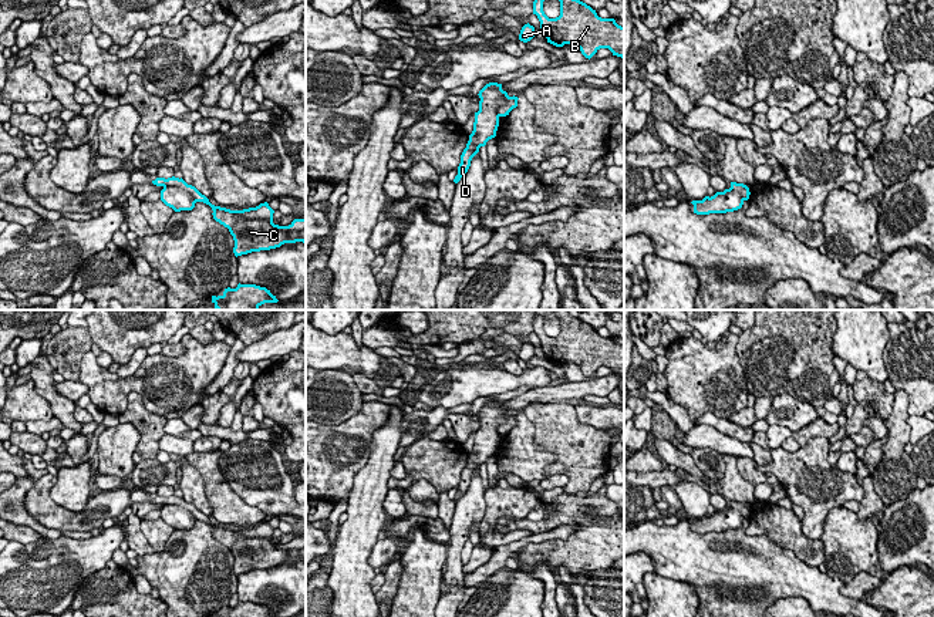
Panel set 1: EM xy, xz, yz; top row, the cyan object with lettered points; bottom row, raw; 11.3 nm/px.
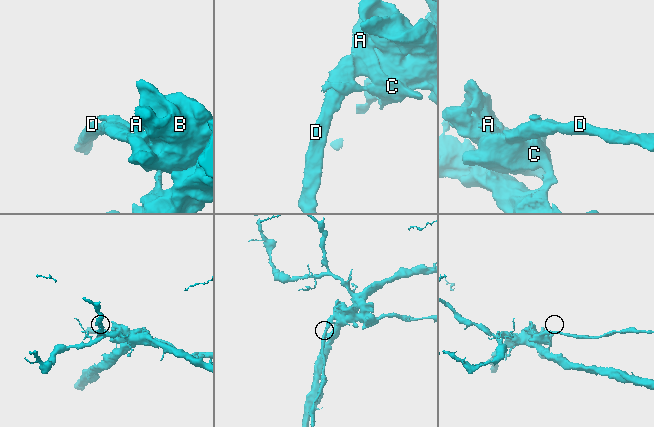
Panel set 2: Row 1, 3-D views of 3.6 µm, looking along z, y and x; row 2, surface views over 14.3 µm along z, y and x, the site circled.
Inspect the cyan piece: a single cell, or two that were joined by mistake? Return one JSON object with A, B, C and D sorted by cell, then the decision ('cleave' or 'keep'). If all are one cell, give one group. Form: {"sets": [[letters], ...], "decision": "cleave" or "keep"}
{"sets": [["A"], ["B", "C", "D"]], "decision": "cleave"}

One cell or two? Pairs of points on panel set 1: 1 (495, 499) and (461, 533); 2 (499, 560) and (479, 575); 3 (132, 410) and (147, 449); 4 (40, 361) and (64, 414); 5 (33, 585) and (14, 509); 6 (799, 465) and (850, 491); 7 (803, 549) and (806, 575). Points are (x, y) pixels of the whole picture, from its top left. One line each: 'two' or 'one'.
1: two
2: one
3: one
4: one
5: two
6: one
7: two

